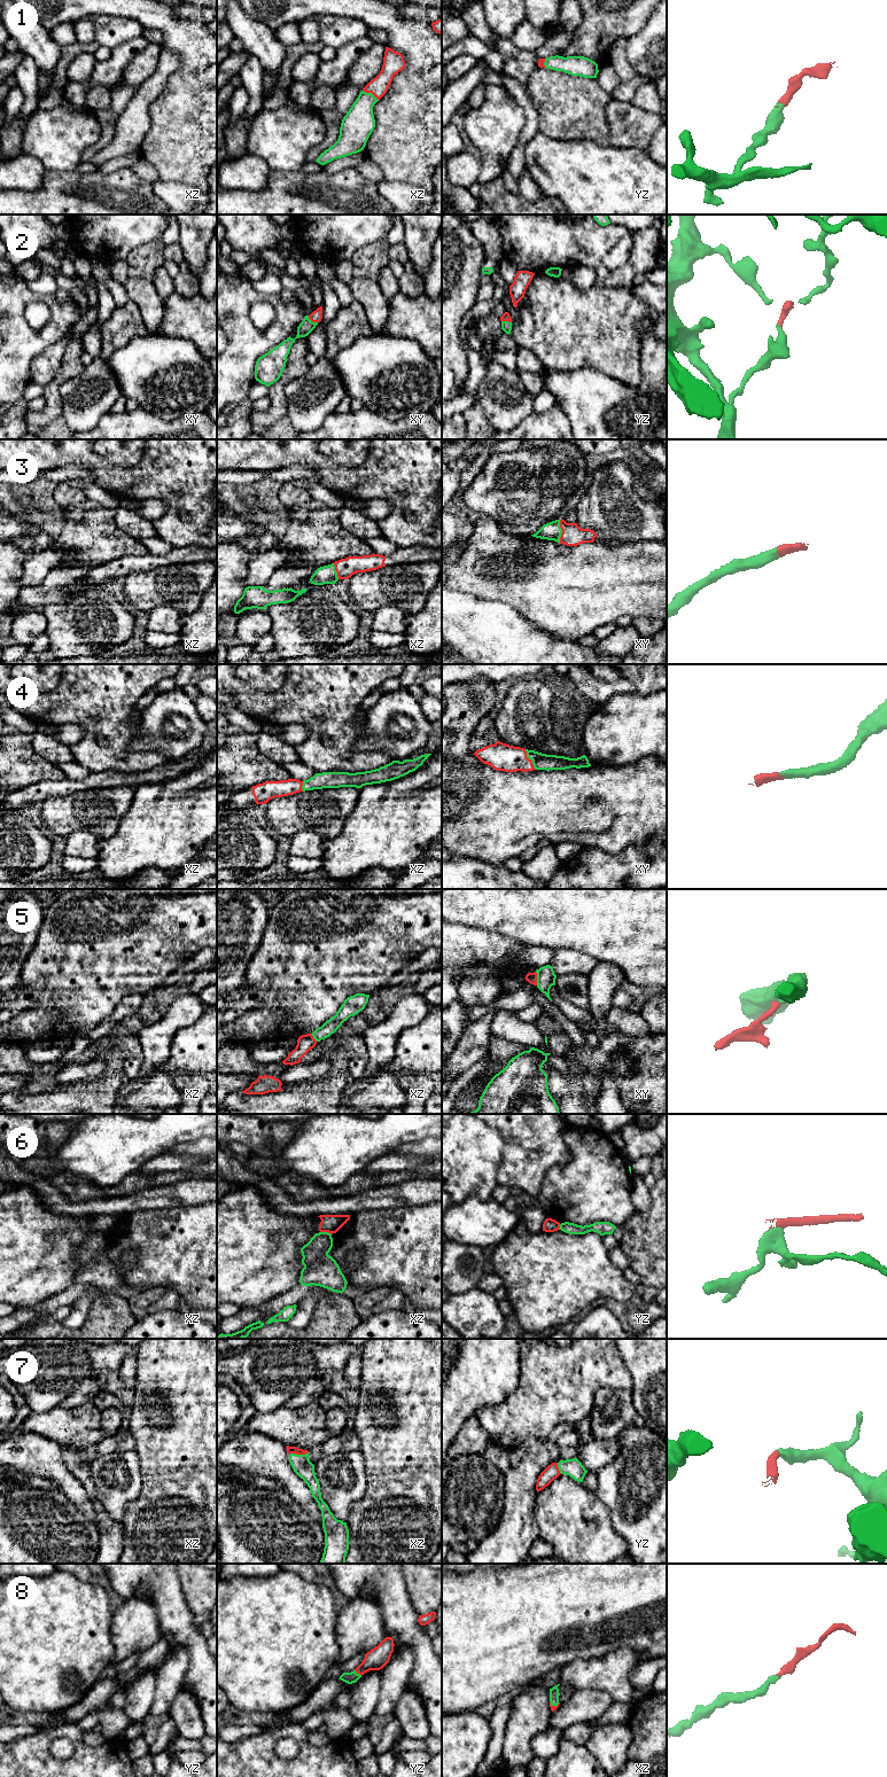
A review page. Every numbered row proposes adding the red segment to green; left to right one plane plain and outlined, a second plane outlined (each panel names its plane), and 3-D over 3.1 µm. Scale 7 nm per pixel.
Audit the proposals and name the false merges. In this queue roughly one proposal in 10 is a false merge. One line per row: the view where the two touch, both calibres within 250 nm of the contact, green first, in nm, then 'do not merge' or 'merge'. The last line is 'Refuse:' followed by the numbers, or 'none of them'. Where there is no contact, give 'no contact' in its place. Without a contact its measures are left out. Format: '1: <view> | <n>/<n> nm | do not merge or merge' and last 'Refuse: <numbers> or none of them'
1: xz | 220/130 nm | merge
2: xy | 100/80 nm | merge
3: xy | 130/150 nm | merge
4: xy | 110/190 nm | merge
5: xy | 130/80 nm | do not merge
6: xz | 220/130 nm | do not merge
7: xz | 140/50 nm | merge
8: yz | 80/150 nm | merge
Refuse: 5, 6

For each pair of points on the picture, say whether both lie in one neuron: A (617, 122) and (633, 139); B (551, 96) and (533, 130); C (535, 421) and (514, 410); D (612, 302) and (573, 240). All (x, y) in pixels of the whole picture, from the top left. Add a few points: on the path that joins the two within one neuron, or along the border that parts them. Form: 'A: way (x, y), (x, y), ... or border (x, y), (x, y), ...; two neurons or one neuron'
A: way (622, 126), (630, 134); one neuron
B: border (528, 96), (537, 114), (537, 129), (539, 131); two neurons
C: border (531, 412), (515, 427); two neurons
D: border (596, 282), (601, 286), (624, 286), (627, 288); two neurons

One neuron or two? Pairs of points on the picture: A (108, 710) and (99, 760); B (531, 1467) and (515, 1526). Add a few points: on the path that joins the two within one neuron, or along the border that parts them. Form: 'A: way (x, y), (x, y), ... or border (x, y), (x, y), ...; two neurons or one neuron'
A: way (113, 723), (111, 747); one neuron
B: way (520, 1482), (519, 1511); one neuron

